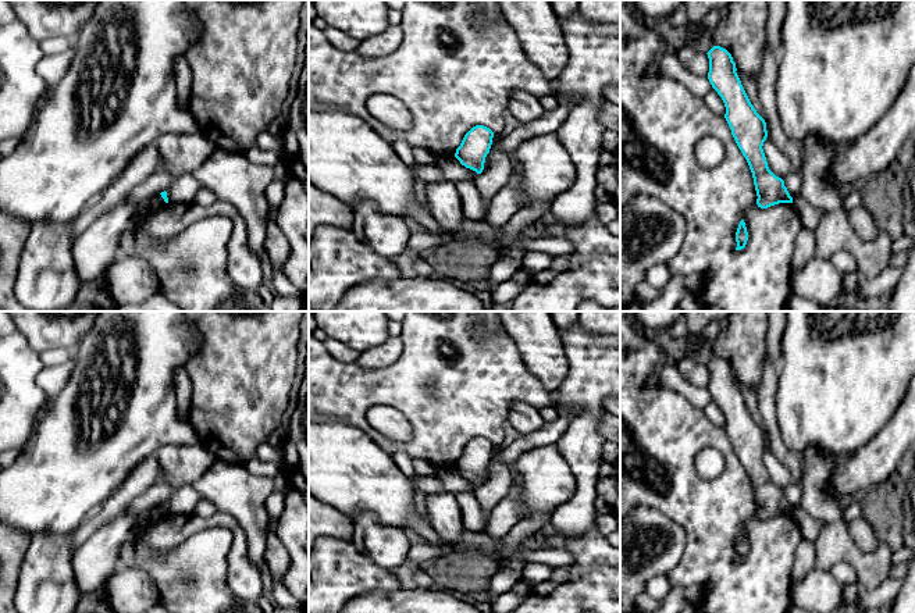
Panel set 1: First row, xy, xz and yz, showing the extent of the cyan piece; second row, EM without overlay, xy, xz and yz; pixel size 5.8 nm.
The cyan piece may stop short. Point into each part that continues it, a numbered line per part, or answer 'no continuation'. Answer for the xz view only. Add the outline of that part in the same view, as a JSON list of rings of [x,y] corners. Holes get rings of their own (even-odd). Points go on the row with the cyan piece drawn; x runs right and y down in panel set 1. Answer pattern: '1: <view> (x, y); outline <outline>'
no continuation

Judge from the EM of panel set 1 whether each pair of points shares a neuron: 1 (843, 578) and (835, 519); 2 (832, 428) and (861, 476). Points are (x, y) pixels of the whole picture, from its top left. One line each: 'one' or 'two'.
1: two
2: two

